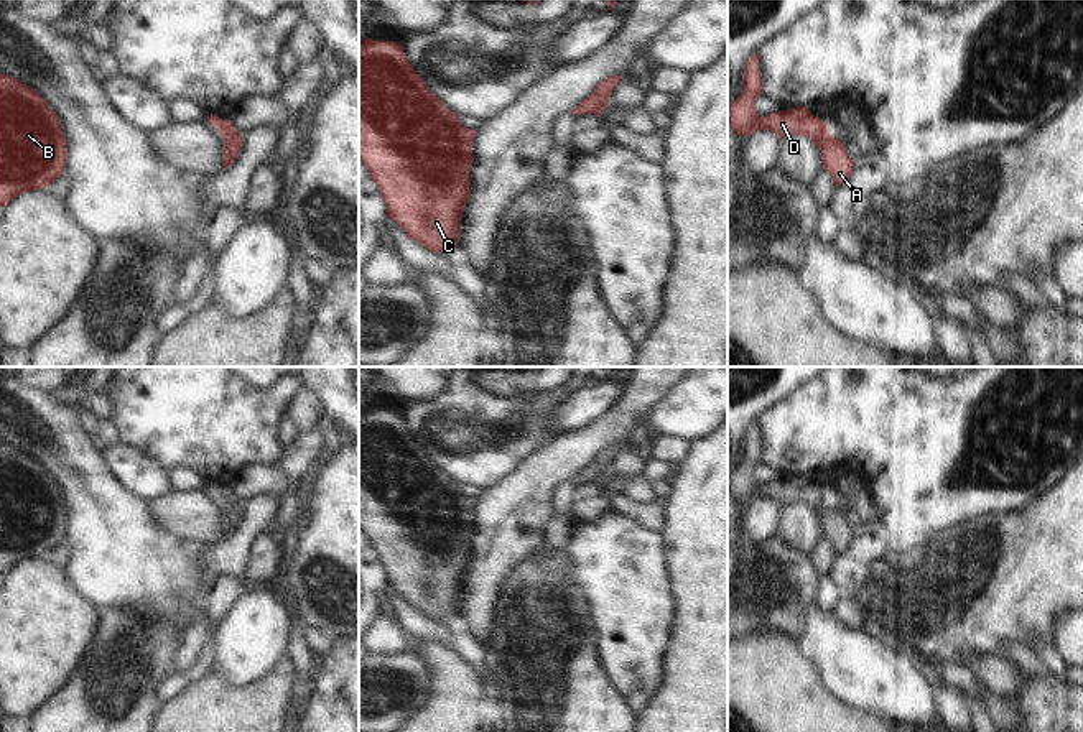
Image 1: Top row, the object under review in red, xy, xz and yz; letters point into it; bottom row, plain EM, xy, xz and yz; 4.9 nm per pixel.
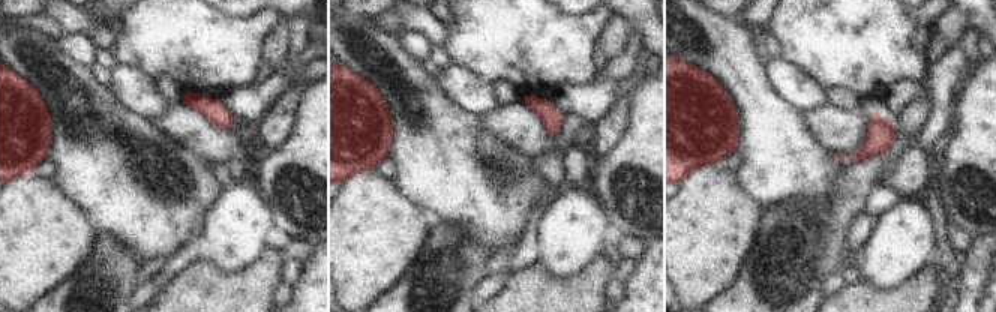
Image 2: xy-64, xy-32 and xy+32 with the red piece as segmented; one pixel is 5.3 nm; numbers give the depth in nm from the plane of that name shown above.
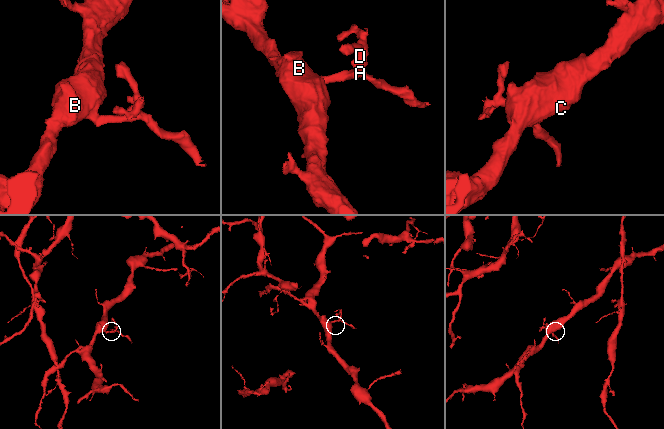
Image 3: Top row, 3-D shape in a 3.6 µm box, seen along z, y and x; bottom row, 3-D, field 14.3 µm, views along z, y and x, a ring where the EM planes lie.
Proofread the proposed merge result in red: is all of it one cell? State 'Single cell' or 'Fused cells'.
Single cell

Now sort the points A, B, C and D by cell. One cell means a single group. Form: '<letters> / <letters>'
A B C D

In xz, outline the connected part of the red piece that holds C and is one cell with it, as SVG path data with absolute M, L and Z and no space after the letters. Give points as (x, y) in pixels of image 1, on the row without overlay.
M367 406L359 415L359 528L370 540L393 587L430 620L458 614L471 563L476 498L459 492L408 431L403 415Z

